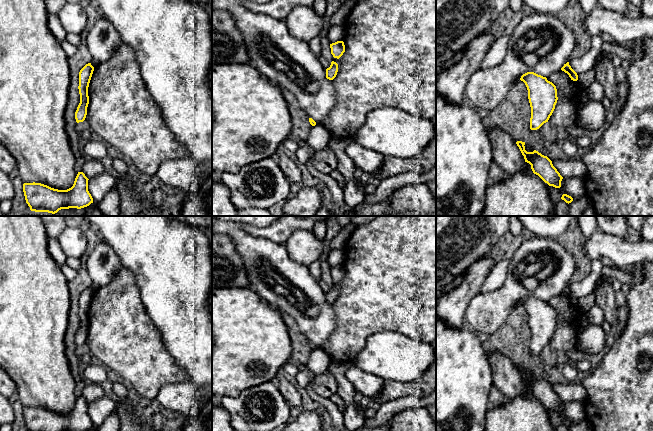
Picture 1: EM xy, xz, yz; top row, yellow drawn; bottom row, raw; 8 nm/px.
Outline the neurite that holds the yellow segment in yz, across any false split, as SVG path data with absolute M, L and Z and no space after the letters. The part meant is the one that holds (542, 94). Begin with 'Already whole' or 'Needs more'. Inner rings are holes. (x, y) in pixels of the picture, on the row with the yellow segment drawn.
Already whole. M527 72L520 78L527 87L531 107L530 129L537 130L548 122L557 103L556 86L546 77Z

